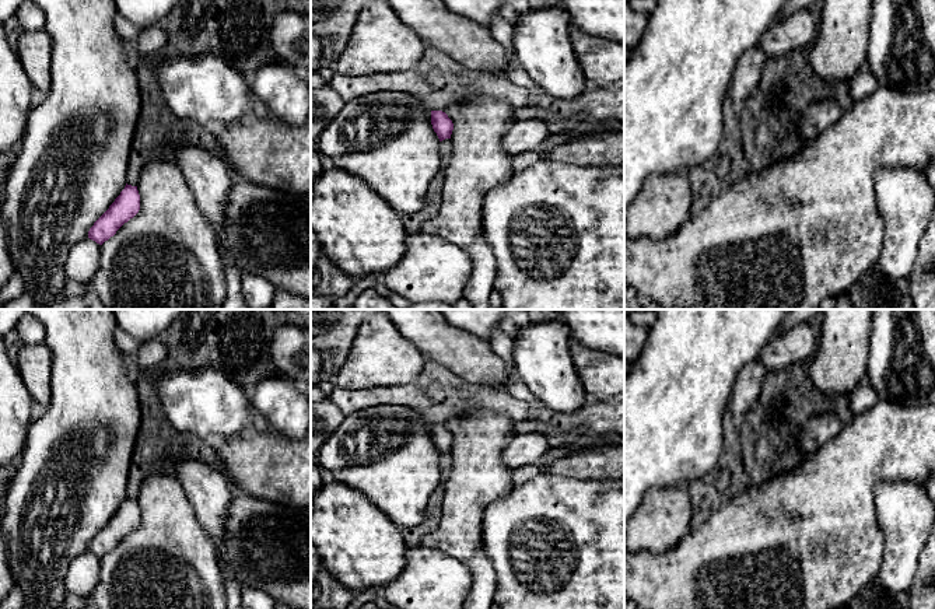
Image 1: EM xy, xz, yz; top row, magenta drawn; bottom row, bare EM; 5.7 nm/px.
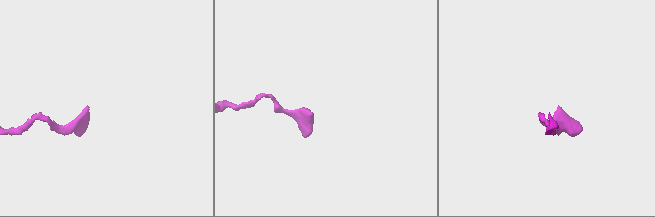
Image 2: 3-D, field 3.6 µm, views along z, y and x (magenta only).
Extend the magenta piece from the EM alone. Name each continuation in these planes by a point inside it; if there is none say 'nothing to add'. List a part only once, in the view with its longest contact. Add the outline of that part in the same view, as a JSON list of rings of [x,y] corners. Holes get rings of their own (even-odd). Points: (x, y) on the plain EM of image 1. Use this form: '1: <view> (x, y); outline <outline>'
nothing to add

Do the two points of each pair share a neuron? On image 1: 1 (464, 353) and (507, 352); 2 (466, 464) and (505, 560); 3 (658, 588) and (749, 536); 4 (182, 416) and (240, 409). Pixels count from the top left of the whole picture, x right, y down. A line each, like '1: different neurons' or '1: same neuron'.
1: different neurons
2: different neurons
3: same neuron
4: same neuron

